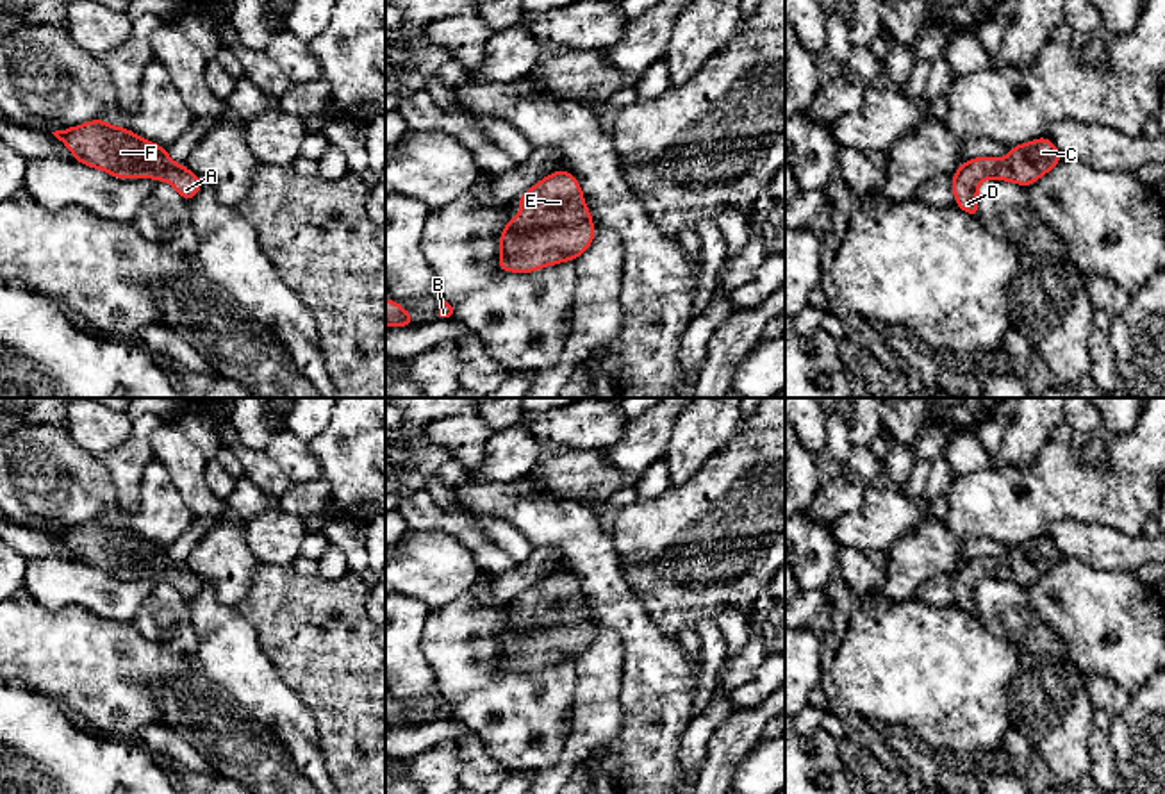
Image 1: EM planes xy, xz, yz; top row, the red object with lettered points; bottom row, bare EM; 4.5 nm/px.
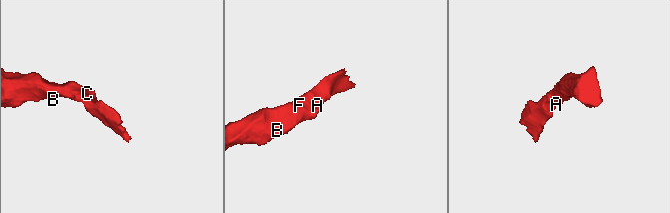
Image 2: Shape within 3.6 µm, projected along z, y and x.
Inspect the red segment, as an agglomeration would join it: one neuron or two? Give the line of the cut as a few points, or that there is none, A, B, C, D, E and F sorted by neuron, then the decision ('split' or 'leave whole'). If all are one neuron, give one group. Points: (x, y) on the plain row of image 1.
no cut | A B C D E F | leave whole

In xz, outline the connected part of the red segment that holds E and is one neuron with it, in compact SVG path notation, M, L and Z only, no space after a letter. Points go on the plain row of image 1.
M557 569L517 598L519 617L507 617L507 628L498 635L500 671L532 673L546 666L578 658L591 646L596 628L583 601L580 582L567 569Z

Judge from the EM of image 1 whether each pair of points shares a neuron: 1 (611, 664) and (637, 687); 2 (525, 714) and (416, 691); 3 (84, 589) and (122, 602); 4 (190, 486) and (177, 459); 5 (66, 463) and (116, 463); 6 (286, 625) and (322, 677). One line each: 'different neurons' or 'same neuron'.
1: different neurons
2: different neurons
3: same neuron
4: same neuron
5: different neurons
6: same neuron

